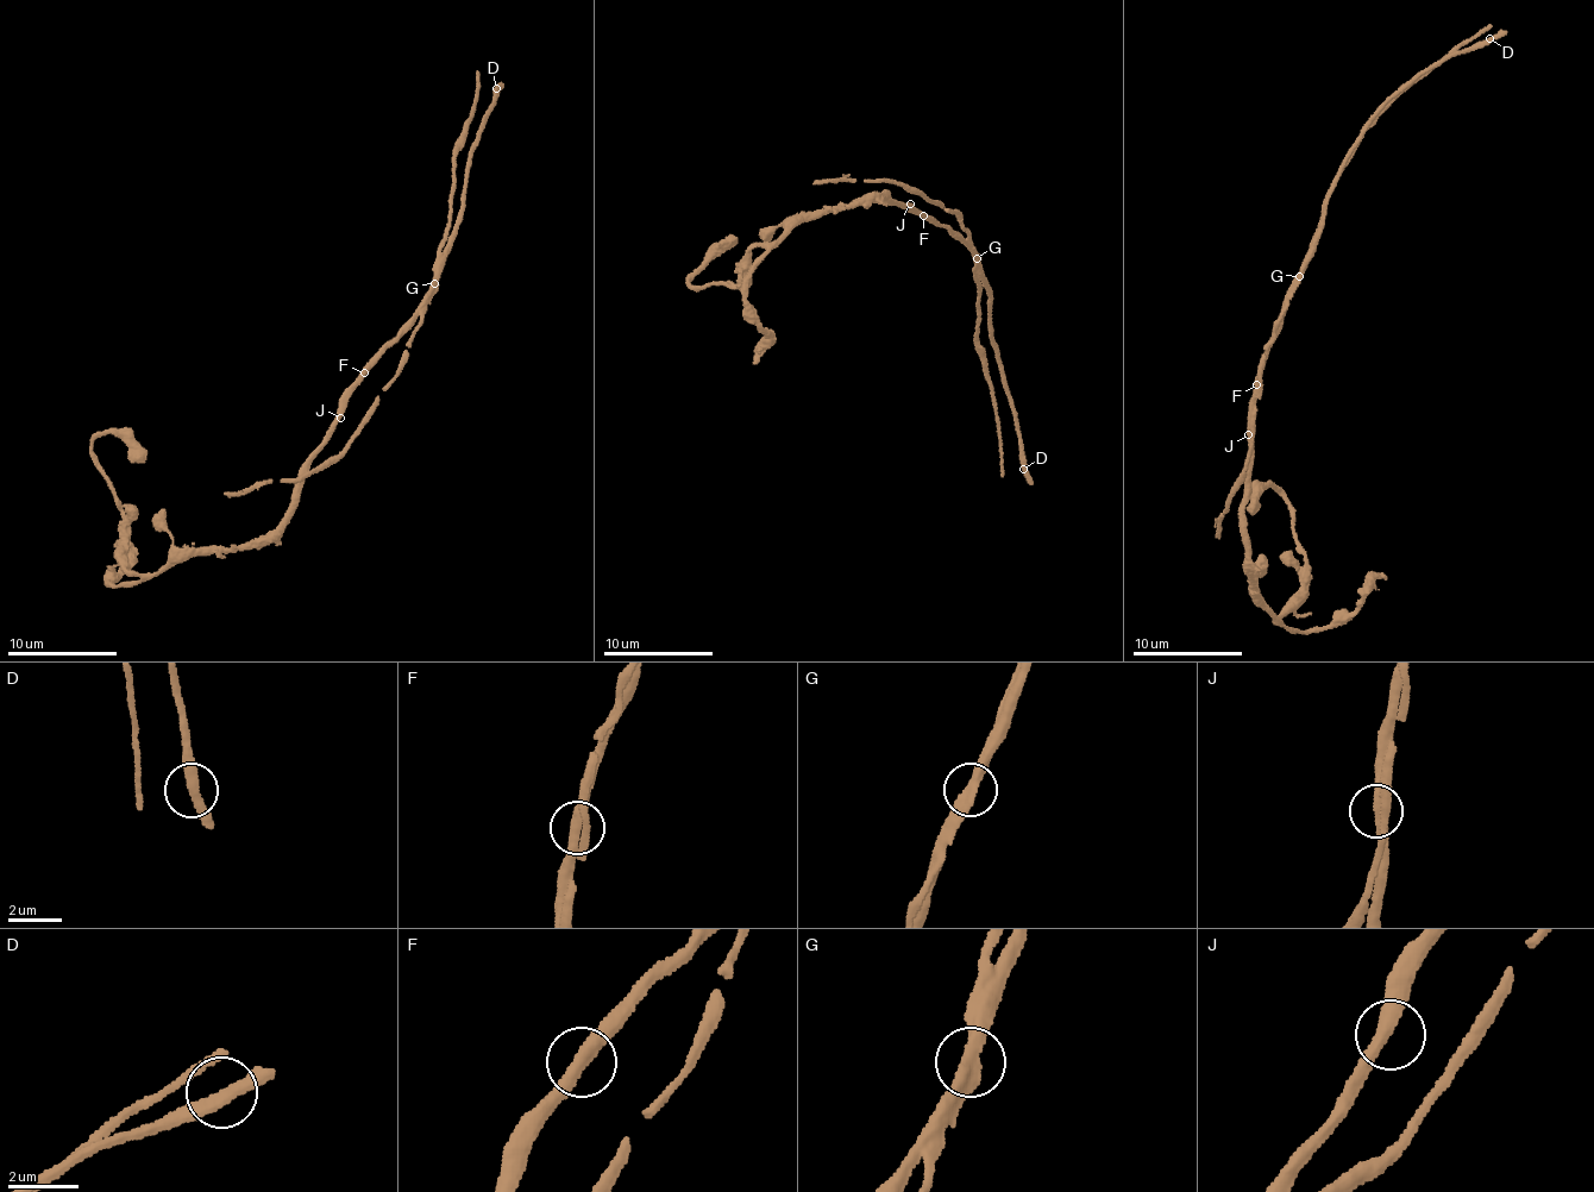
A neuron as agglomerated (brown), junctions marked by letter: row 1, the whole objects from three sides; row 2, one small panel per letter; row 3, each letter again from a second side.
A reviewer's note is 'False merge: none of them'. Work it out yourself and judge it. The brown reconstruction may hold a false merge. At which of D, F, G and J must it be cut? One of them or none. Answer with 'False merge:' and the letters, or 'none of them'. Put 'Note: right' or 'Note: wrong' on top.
Note: wrong
False merge: G

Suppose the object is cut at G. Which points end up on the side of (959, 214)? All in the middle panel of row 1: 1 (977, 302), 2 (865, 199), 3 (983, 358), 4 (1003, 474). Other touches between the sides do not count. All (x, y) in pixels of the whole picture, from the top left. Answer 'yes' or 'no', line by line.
1: yes
2: no
3: yes
4: yes

